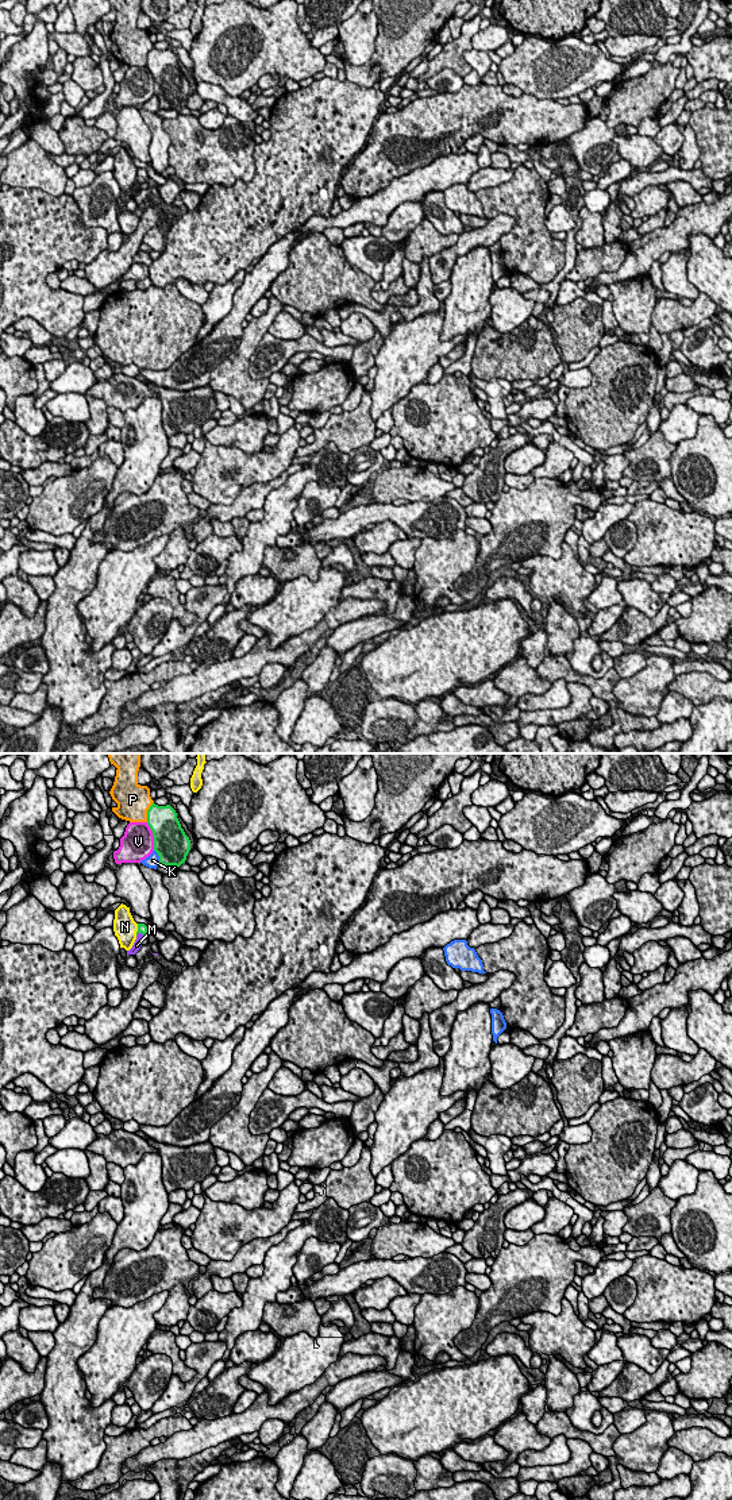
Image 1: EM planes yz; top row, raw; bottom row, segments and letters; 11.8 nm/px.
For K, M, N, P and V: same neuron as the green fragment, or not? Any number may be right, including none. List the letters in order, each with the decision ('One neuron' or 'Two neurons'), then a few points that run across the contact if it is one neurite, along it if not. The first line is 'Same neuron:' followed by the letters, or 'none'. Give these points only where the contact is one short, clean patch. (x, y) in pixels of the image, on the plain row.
Same neuron: M
K: Two neurons
M: One neuron. Line: yz (142, 172), (141, 176), (137, 189)
N: Two neurons
P: Two neurons
V: Two neurons

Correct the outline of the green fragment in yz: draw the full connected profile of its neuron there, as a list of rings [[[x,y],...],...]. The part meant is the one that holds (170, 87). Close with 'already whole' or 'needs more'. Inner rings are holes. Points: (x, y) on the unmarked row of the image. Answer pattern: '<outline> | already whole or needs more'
[[[153,46],[147,54],[147,69],[154,80],[154,95],[159,100],[159,109],[180,111],[190,95],[190,84],[185,78],[170,50],[158,50]]] | already whole

